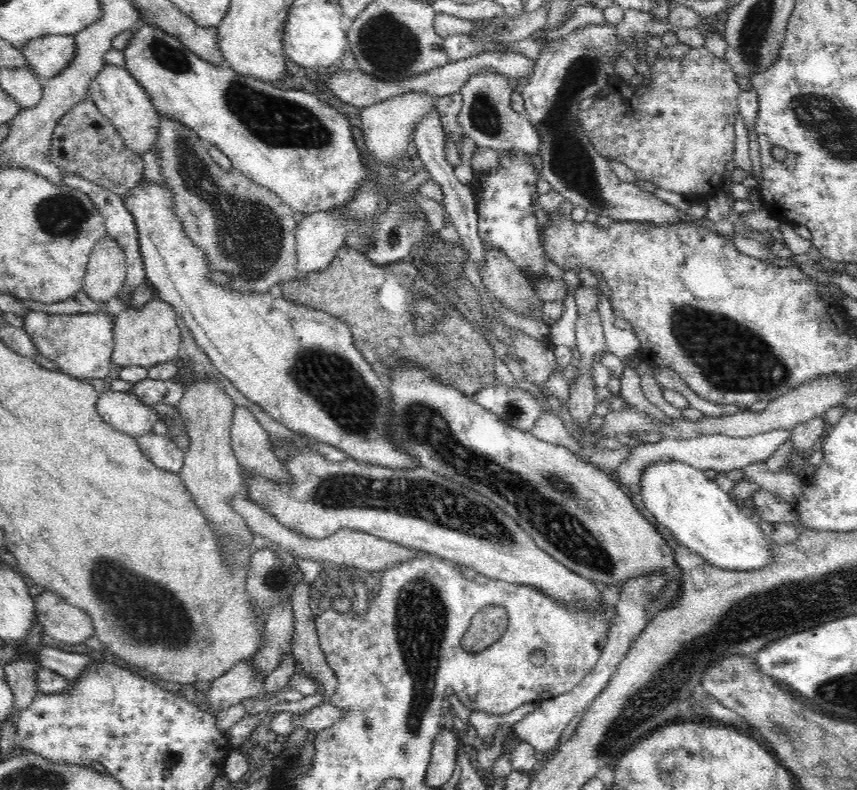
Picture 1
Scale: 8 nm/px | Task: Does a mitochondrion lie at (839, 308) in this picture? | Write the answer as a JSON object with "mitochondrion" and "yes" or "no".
{"mitochondrion":"no"}

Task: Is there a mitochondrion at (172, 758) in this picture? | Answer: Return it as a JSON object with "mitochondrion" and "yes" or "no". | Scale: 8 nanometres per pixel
{"mitochondrion":"no"}

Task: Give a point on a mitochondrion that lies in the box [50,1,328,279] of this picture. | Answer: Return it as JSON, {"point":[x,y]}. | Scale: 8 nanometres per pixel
{"point":[167,55]}

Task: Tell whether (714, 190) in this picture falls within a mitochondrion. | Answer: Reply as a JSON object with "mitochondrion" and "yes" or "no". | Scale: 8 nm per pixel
{"mitochondrion":"no"}

